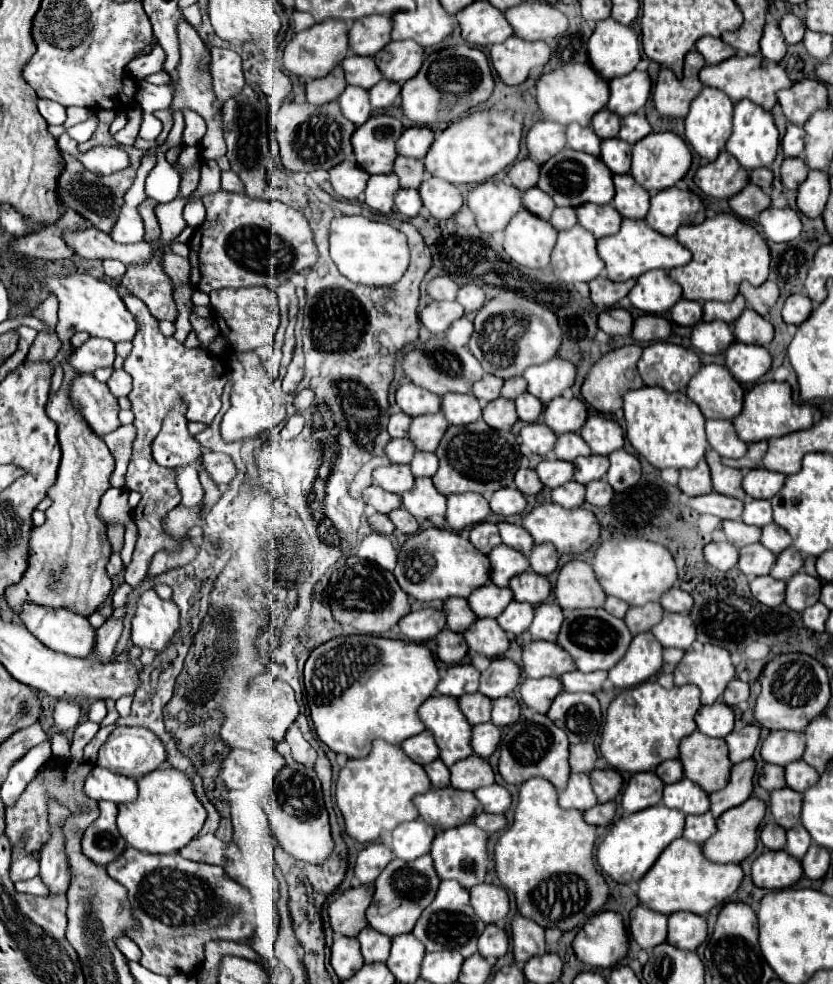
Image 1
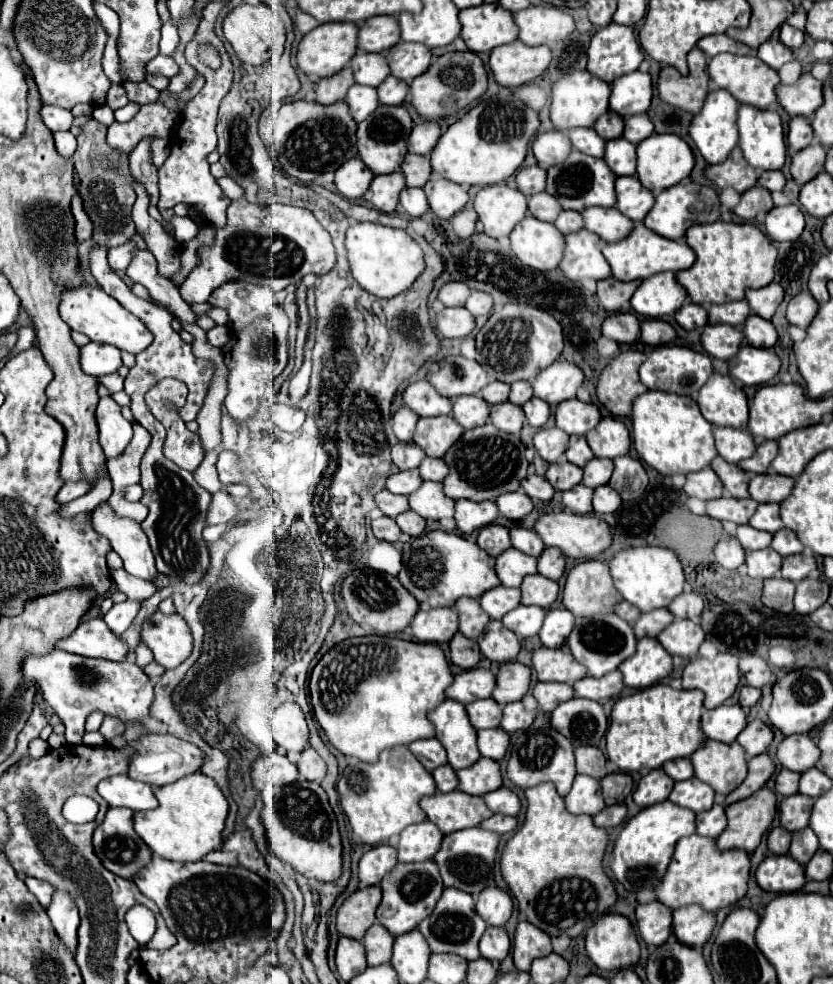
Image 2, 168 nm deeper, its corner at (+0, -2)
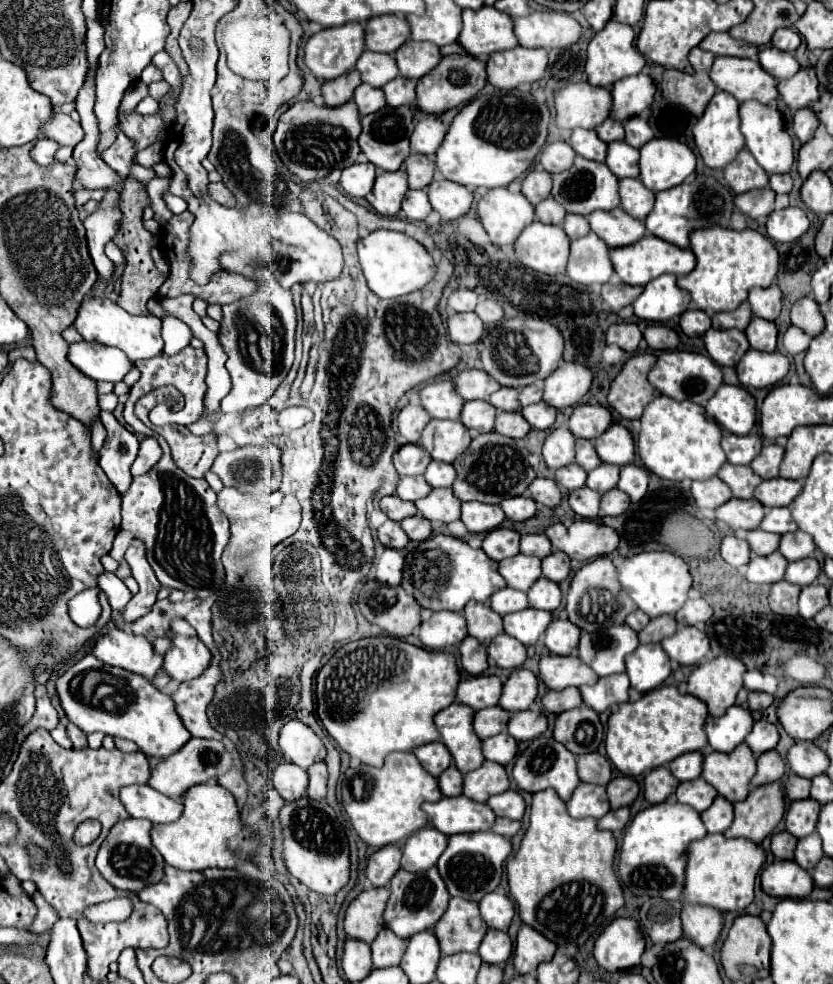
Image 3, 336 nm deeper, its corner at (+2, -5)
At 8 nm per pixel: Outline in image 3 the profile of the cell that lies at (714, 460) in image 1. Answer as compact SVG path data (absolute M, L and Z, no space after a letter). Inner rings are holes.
M725 464L717 476L731 488L735 498L753 498L755 486L763 482L763 478L757 476L749 466Z

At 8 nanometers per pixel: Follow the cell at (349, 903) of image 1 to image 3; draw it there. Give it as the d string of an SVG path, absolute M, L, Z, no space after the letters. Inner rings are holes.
M371 888L361 892L345 912L345 932L351 938L373 942L385 926L383 912L389 900L389 888Z

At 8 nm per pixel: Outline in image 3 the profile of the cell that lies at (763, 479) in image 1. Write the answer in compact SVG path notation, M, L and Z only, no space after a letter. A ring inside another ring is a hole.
M773 478L773 480L763 480L755 488L755 498L763 506L789 506L797 494L801 492L803 484L799 480L787 480L787 478Z

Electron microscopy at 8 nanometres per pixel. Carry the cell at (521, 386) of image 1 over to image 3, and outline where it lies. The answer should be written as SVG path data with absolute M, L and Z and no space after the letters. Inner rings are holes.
M539 384L525 386L525 388L521 390L521 396L519 396L521 406L529 406L529 404L533 404L533 402L539 402L541 398L543 398L543 390L541 390Z

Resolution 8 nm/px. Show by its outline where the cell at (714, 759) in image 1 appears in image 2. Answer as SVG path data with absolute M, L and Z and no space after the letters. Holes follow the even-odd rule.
M703 739L703 745L691 755L691 763L695 769L695 777L709 783L715 793L719 795L729 795L747 775L747 755L741 745L733 743L719 743L711 739Z

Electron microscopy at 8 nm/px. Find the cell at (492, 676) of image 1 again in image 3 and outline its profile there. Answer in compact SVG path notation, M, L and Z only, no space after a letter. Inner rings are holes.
M517 668L503 684L503 696L499 700L499 706L509 712L527 710L535 702L537 692L539 692L537 676L525 668Z

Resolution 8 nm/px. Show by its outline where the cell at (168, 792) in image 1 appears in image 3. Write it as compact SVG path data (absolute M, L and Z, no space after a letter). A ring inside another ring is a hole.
M199 784L183 794L183 814L175 824L155 824L153 846L167 864L179 870L203 872L207 868L235 868L241 860L251 860L251 838L241 834L241 818L235 798L219 784Z

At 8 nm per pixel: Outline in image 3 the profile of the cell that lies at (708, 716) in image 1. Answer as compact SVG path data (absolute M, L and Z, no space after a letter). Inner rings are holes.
M731 706L719 718L709 716L705 724L711 750L719 752L733 752L733 748L737 748L745 740L751 728L753 728L753 716L747 708L741 706Z

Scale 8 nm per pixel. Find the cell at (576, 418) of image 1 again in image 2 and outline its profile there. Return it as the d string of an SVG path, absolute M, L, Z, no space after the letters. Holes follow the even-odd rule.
M567 399L555 409L555 425L569 435L585 435L599 419L599 409L593 403L583 403L579 399Z

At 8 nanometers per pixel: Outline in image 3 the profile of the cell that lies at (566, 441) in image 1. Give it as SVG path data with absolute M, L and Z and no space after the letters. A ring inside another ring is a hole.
M579 438L579 440L577 440L577 456L575 456L575 462L577 462L585 472L591 472L593 468L597 468L597 466L601 464L601 458L597 456L591 440L585 440L585 438Z

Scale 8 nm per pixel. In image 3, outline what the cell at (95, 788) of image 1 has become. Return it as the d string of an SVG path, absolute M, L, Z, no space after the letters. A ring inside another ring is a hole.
M147 784L121 788L121 802L133 818L145 818L153 824L171 824L183 812L183 804L179 800L167 798Z

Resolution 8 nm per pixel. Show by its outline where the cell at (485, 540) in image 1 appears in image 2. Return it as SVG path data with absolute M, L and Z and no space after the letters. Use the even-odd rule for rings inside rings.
M487 525L487 527L479 529L477 545L479 545L485 553L489 553L491 557L497 557L499 553L503 553L505 549L511 547L509 529L507 529L507 527L501 527L501 525Z

